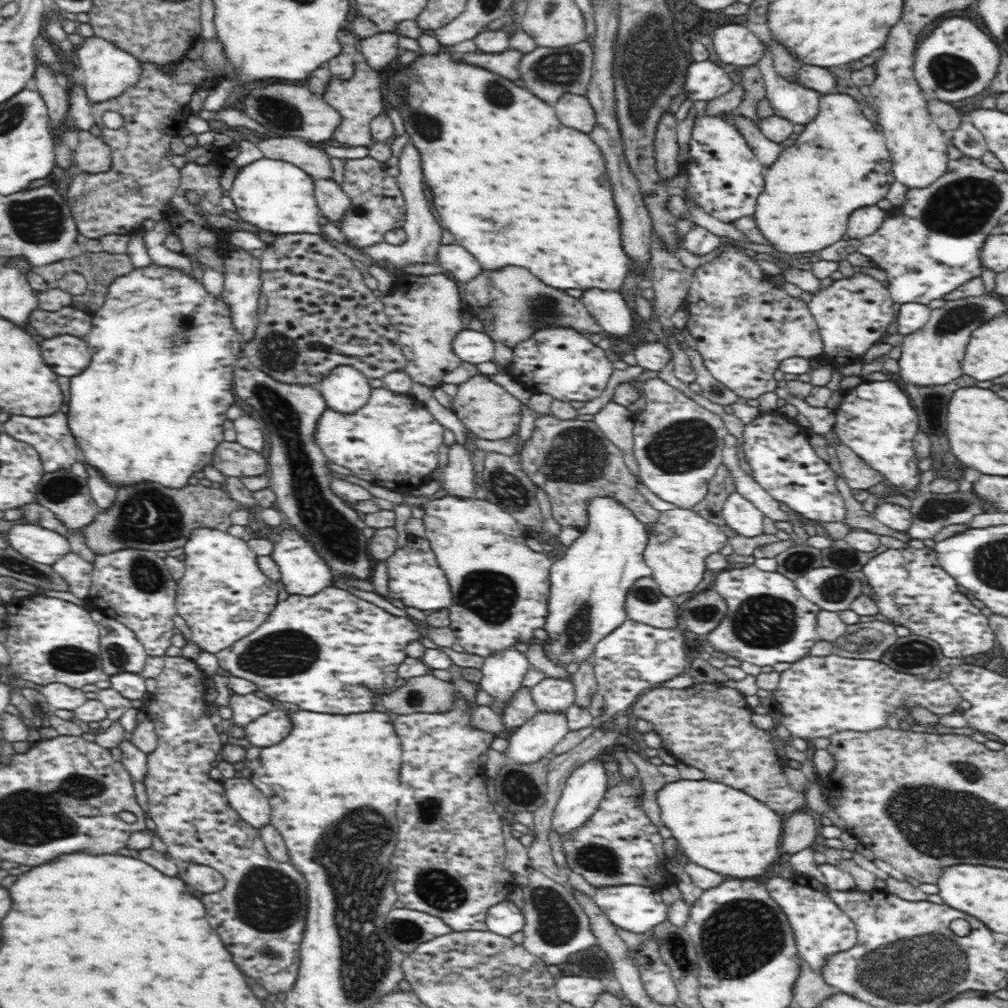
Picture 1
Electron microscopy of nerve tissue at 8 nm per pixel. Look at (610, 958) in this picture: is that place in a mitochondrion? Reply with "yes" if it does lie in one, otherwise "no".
no

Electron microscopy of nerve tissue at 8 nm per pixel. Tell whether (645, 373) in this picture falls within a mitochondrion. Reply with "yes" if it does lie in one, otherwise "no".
no

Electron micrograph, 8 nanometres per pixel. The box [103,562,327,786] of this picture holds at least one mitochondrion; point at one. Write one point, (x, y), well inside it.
(283, 653)

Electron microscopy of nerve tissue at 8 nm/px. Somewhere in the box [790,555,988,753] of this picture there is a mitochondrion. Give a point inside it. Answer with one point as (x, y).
(914, 654)

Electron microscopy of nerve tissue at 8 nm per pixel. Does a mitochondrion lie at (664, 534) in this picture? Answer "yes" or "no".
no

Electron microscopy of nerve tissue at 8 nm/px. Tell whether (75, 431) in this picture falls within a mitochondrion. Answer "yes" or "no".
no

